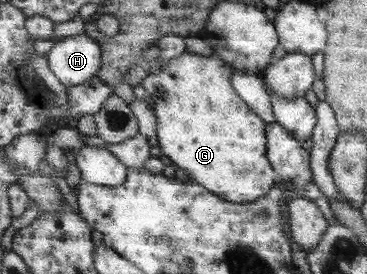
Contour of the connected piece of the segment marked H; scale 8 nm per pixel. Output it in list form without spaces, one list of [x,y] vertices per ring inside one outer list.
[[[85,32],[58,40],[46,54],[50,68],[67,87],[88,82],[102,67],[101,46]]]

